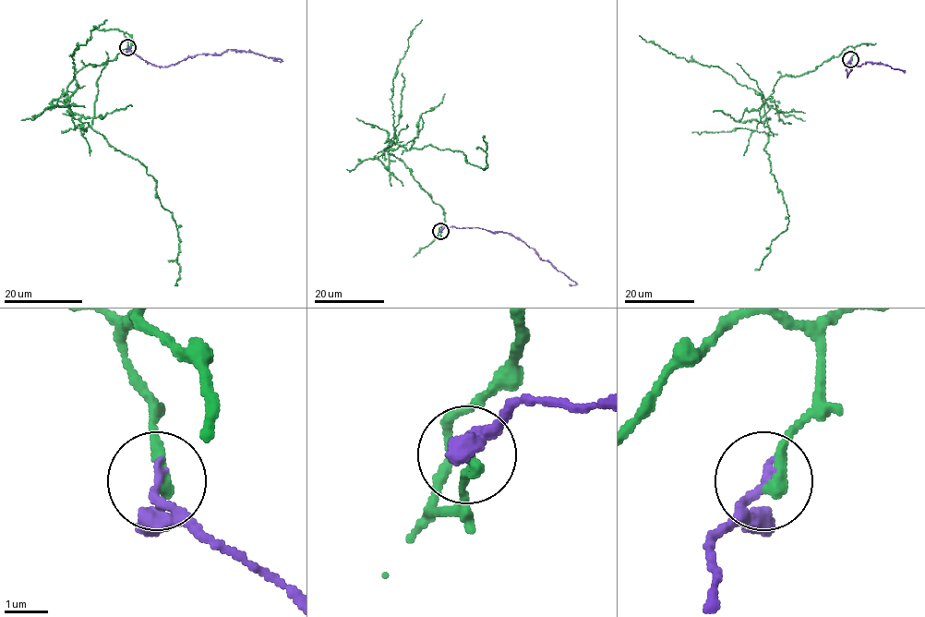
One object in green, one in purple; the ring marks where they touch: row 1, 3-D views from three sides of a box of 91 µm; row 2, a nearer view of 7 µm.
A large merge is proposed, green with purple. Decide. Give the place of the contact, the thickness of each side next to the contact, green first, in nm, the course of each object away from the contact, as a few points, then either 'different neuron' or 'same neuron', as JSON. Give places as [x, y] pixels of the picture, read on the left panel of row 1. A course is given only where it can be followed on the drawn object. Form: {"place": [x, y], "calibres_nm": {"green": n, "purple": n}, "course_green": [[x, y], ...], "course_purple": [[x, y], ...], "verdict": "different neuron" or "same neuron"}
{"place": [127, 47], "calibres_nm": {"green": 280, "purple": 200}, "course_green": [[127, 47], [126, 31], [132, 44], [75, 75], [67, 87], [69, 110], [155, 179], [180, 240], [177, 284]], "course_purple": [[127, 47], [132, 54], [162, 66], [187, 57], [222, 54], [231, 49], [273, 59]], "verdict": "different neuron"}

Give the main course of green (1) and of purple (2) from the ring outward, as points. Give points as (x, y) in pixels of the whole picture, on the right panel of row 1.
1: (850, 60), (847, 46), (812, 71), (783, 76), (760, 110), (788, 223), (754, 269)
2: (850, 60), (846, 65), (846, 77), (852, 66), (860, 66), (867, 61), (903, 70)

